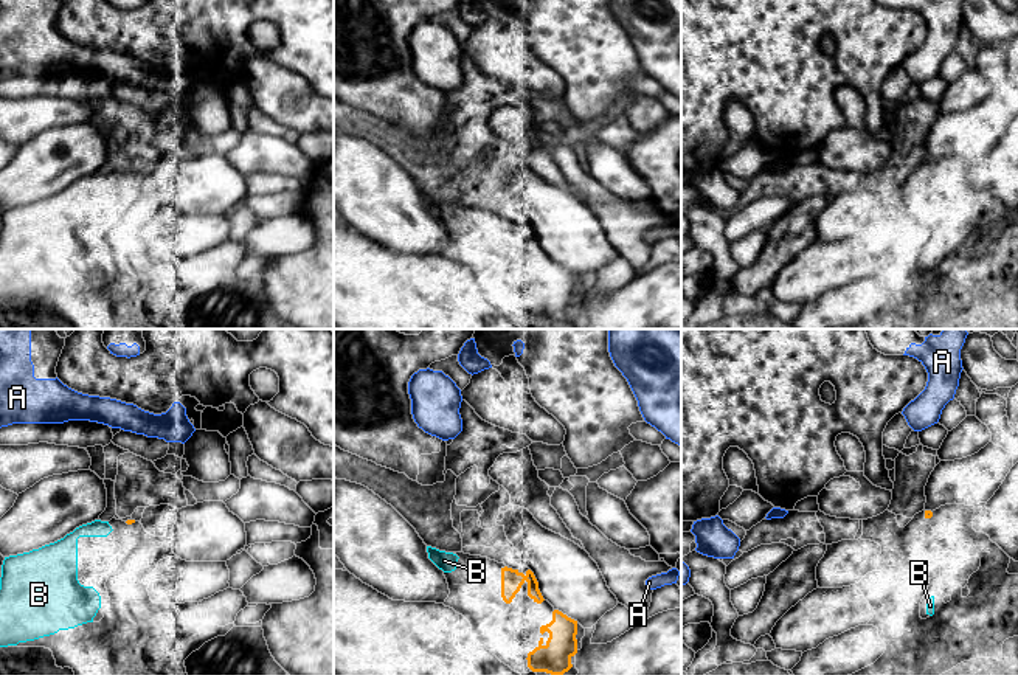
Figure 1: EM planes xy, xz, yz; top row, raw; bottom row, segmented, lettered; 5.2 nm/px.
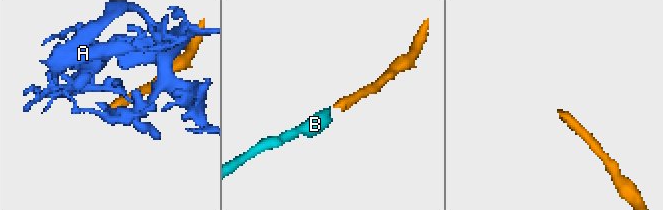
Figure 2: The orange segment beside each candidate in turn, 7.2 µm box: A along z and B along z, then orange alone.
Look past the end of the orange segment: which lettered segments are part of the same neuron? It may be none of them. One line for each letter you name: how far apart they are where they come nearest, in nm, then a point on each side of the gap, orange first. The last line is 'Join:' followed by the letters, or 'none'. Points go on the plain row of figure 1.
B: 240 nm apart; from orange across xz (502, 221), (458, 210)
Join: B

